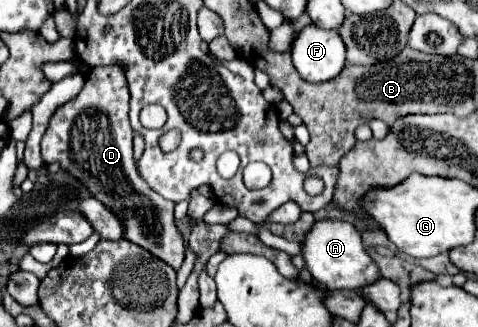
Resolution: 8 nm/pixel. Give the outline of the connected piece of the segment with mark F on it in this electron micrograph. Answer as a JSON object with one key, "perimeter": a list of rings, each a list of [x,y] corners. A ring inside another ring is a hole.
{"perimeter":[[[315,24],[303,28],[291,42],[291,60],[297,72],[307,82],[327,82],[345,66],[345,44],[337,30],[323,30]]]}

